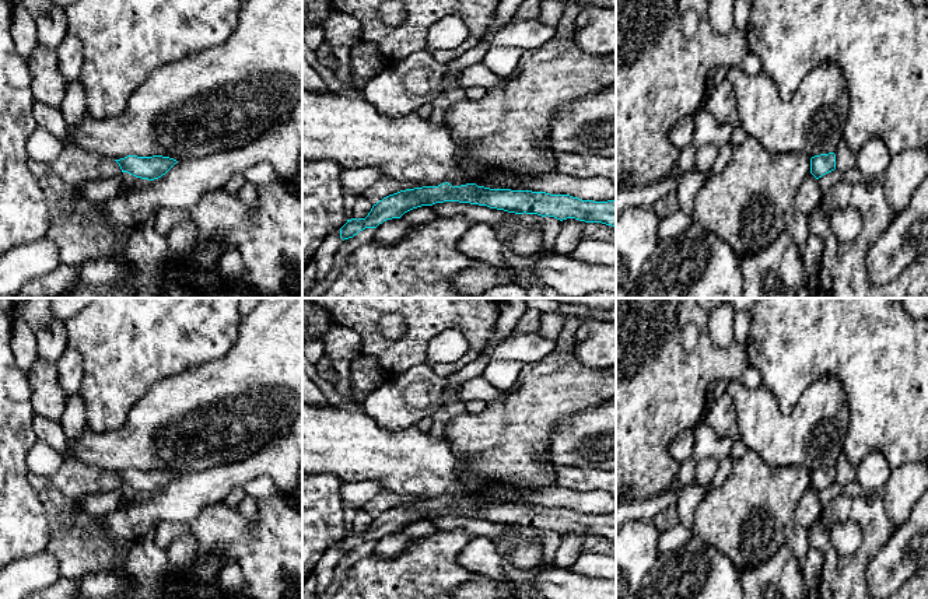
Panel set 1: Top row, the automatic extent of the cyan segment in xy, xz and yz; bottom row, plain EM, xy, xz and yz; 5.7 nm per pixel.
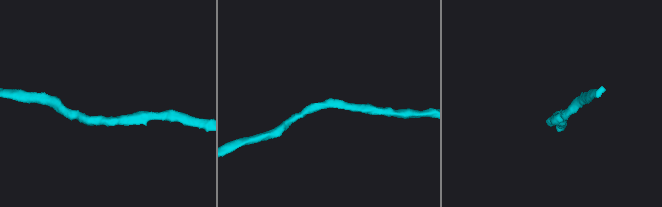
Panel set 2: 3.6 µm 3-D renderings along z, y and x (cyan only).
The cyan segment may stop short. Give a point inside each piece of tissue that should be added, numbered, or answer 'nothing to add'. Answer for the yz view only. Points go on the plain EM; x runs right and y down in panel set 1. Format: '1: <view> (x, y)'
nothing to add

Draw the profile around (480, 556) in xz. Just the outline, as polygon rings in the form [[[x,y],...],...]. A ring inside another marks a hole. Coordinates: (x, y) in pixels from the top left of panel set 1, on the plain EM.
[[[486,536],[473,537],[459,553],[458,560],[473,574],[486,575],[495,582],[508,579],[502,568],[504,557],[498,553],[494,542]]]

